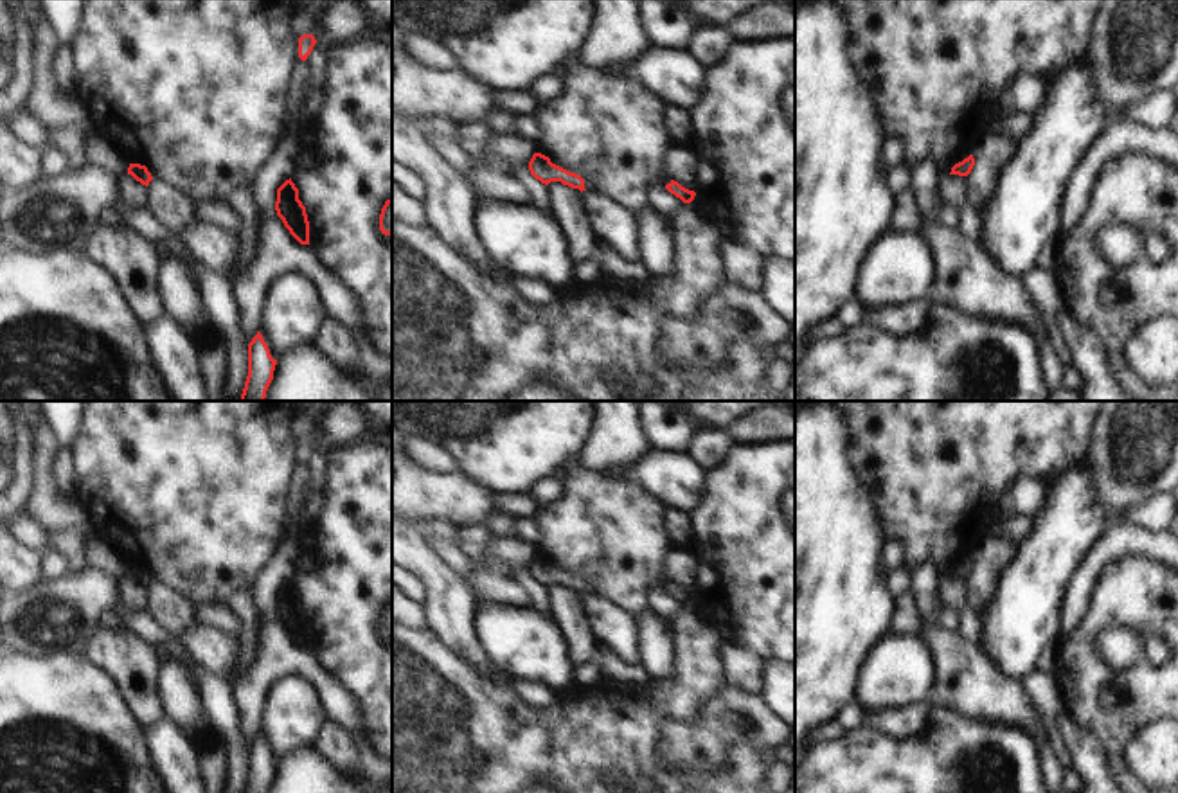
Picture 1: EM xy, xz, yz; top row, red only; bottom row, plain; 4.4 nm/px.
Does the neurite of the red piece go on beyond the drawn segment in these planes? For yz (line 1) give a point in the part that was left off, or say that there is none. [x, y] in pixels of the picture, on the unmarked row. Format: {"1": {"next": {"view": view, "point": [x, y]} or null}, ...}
{"1": {"next": null}}

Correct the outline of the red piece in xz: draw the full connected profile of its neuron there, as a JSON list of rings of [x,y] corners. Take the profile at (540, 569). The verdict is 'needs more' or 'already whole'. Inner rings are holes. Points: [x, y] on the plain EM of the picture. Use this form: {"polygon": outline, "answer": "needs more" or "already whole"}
{"polygon": [[[541,556],[532,557],[529,565],[529,574],[536,583],[545,588],[549,588],[550,584],[561,584],[563,588],[579,592],[581,595],[586,593],[585,583],[579,577],[552,566],[550,561]]], "answer": "already whole"}

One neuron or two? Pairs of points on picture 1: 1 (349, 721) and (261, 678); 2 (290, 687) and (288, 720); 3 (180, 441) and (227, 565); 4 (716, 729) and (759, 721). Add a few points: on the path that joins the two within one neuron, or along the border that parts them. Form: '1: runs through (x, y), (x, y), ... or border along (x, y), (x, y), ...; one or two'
1: runs through (331, 696), (304, 666), (286, 666); one
2: runs through (290, 694), (290, 712); one
3: runs through (187, 472), (195, 484), (209, 534); one
4: runs through (727, 721), (749, 721); one

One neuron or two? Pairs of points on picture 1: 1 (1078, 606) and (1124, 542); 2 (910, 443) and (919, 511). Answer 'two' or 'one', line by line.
1: one
2: one

